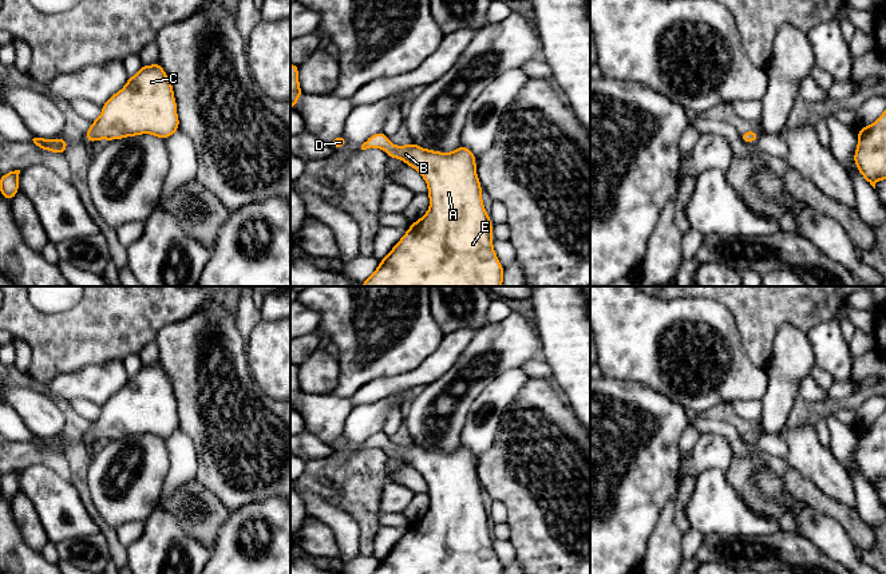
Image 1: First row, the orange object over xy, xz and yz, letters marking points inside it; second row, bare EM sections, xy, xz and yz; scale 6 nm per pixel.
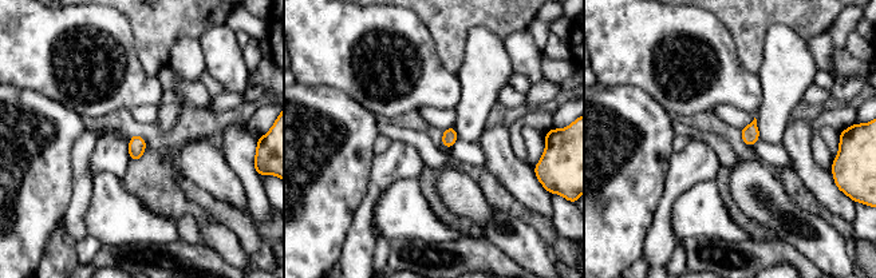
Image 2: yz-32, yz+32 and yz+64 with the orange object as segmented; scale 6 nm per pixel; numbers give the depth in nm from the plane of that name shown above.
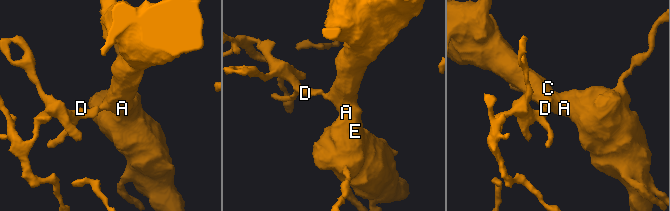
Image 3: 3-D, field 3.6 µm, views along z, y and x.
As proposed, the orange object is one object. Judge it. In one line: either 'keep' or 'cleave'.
keep

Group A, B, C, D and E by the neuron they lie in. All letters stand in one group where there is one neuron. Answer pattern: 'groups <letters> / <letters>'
groups A B C D E

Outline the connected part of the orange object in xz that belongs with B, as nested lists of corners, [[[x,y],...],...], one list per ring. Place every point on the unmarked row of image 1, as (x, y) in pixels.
[[[383,431],[371,435],[361,444],[361,450],[371,447],[383,448],[388,456],[402,459],[415,468],[427,482],[430,496],[428,511],[410,524],[408,531],[380,561],[373,574],[503,574],[505,569],[493,547],[493,523],[483,506],[482,484],[476,475],[476,456],[471,450],[463,444],[452,452],[427,450],[412,442],[403,447],[395,446]]]

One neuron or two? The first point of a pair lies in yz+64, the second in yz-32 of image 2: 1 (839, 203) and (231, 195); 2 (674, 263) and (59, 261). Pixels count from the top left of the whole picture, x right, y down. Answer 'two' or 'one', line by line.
1: one
2: two

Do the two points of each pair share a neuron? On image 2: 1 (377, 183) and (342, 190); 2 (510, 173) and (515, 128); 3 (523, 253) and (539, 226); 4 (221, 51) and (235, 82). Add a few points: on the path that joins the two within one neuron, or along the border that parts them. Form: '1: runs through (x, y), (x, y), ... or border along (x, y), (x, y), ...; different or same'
1: border along (375, 155), (371, 162), (367, 193), (355, 214); different
2: border along (508, 128), (512, 151), (527, 163); different
3: border along (509, 214), (525, 221), (547, 243); different
4: runs through (224, 59), (231, 74); same

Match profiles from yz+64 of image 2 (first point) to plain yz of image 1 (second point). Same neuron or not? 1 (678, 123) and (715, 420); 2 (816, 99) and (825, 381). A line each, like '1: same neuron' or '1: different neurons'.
1: same neuron
2: different neurons

